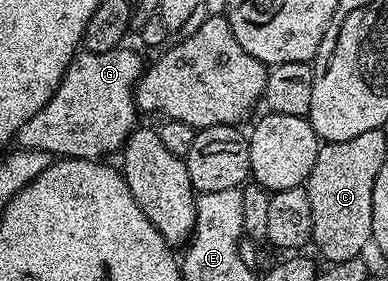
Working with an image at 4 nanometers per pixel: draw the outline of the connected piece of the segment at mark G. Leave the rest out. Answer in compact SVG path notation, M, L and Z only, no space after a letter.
M120 48L109 52L83 50L76 54L63 79L60 80L55 94L20 128L17 135L18 145L24 150L44 150L59 158L99 160L107 156L103 154L111 154L114 150L116 153L127 141L132 130L136 129L135 84L145 69L145 62L142 62L133 51L127 49Z

